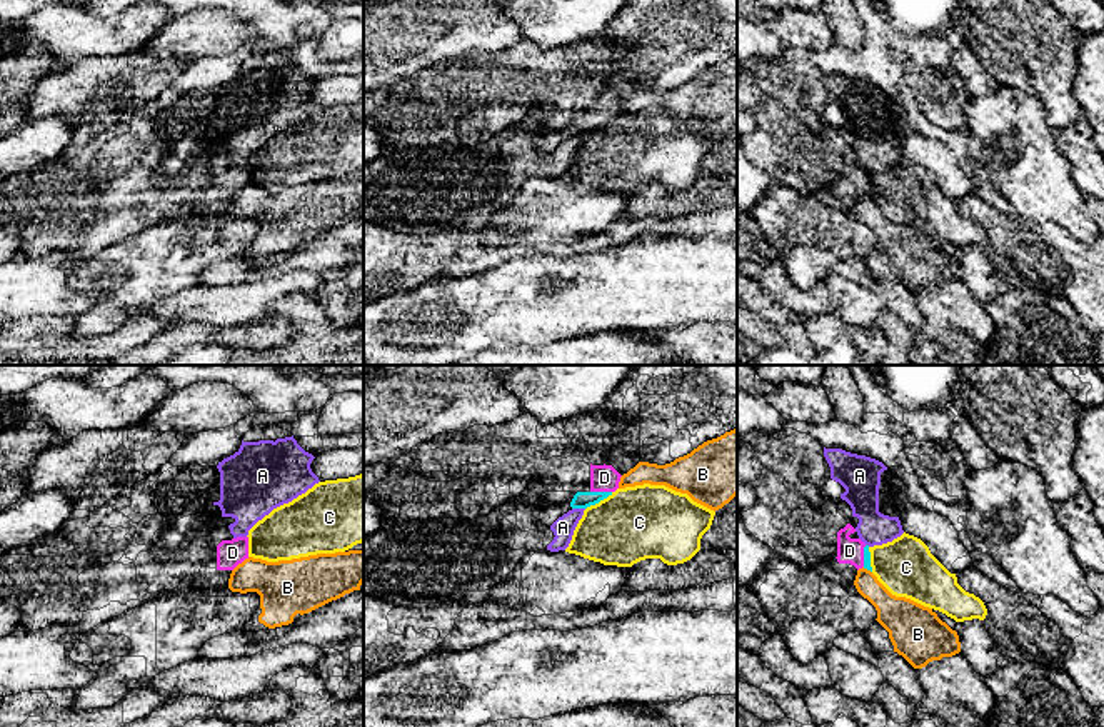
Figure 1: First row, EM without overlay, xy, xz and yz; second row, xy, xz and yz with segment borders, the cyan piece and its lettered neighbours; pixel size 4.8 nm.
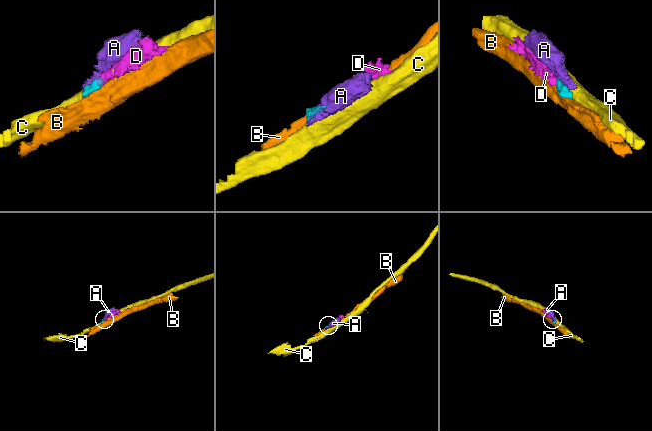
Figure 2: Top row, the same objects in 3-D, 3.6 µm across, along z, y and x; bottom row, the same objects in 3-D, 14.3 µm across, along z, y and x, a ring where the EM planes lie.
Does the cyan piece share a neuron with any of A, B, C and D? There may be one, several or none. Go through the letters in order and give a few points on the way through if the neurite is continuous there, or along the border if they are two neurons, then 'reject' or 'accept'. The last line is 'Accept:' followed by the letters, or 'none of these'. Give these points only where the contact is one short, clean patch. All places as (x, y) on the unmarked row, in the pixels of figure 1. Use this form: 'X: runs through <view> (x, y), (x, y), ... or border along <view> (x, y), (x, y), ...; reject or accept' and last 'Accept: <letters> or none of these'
A: border along xz (572, 134), (584, 135); reject
B: border along yz (863, 194), (871, 199); reject
C: border along xz (612, 119), (586, 135); reject
D: accept
Accept: D

